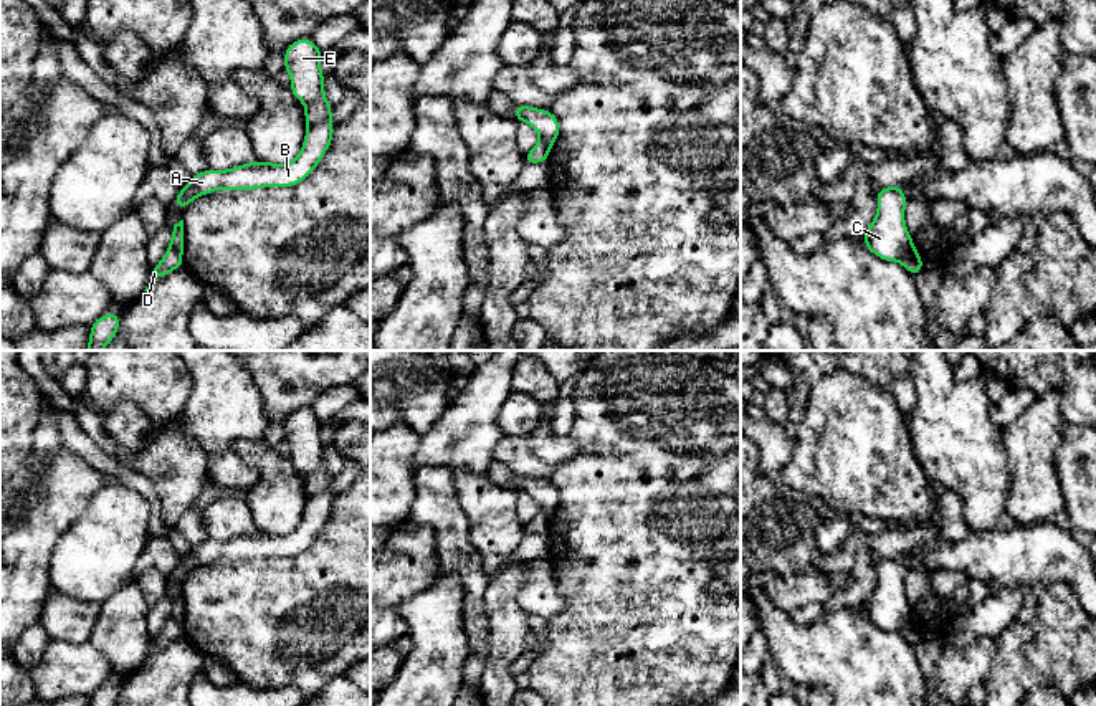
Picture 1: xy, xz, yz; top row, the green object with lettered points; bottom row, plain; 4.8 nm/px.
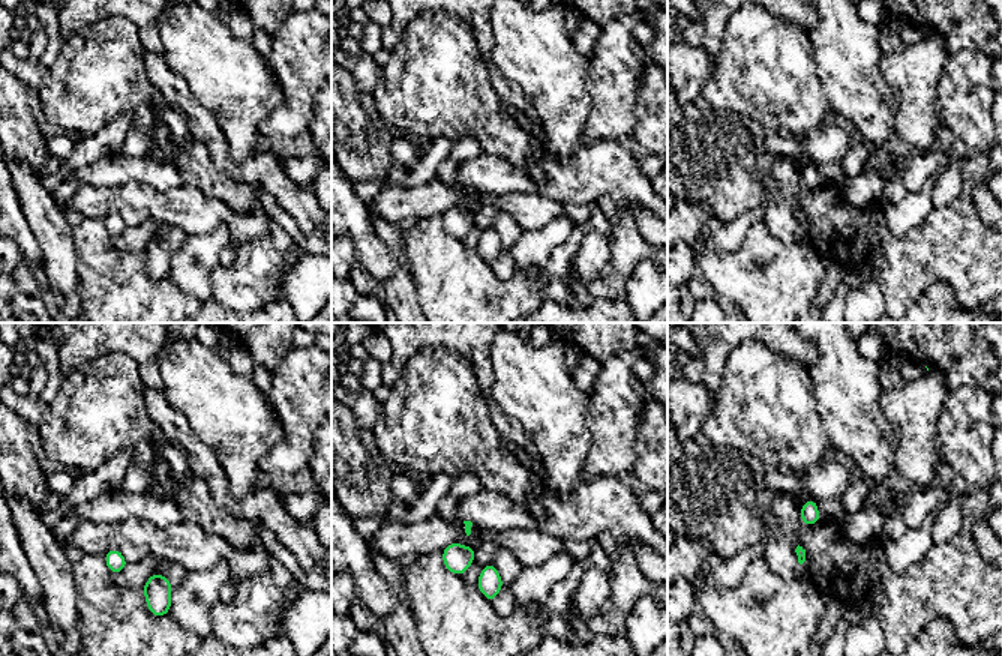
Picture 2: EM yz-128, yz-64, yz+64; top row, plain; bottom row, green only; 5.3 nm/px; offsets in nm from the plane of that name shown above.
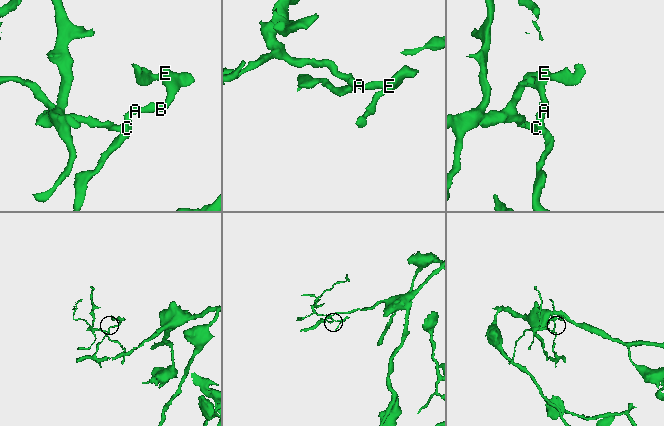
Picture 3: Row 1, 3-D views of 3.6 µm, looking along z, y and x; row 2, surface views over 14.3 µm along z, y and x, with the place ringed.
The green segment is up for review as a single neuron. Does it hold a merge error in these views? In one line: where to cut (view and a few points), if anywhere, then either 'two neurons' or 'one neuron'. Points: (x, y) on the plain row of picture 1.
cut in yz along (911, 614), (898, 630); two neurons

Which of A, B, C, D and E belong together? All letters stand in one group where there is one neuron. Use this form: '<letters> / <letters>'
A B C E / D

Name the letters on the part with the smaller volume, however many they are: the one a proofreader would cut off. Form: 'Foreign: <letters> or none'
Foreign: A, B, C, E

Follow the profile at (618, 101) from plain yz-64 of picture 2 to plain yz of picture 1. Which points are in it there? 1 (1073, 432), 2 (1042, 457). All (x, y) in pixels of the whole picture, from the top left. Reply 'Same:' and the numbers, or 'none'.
Same: 2

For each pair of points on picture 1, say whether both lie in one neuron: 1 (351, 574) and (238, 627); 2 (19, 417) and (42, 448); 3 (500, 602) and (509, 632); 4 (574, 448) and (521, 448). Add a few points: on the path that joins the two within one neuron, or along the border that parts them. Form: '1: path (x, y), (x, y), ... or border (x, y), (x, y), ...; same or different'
1: path (323, 592), (266, 617); same
2: border (43, 399), (27, 475); different
3: path (503, 609), (508, 625); same
4: path (561, 448), (534, 448); same

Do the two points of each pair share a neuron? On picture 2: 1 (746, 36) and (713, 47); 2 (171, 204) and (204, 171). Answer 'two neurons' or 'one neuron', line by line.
1: two neurons
2: two neurons

